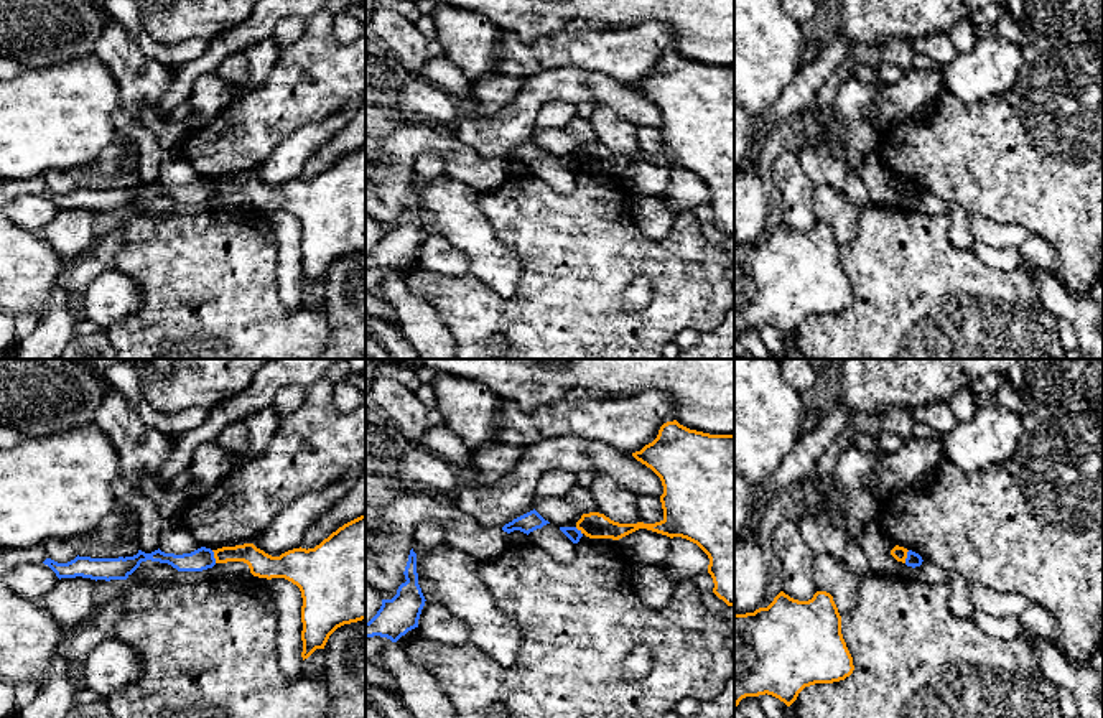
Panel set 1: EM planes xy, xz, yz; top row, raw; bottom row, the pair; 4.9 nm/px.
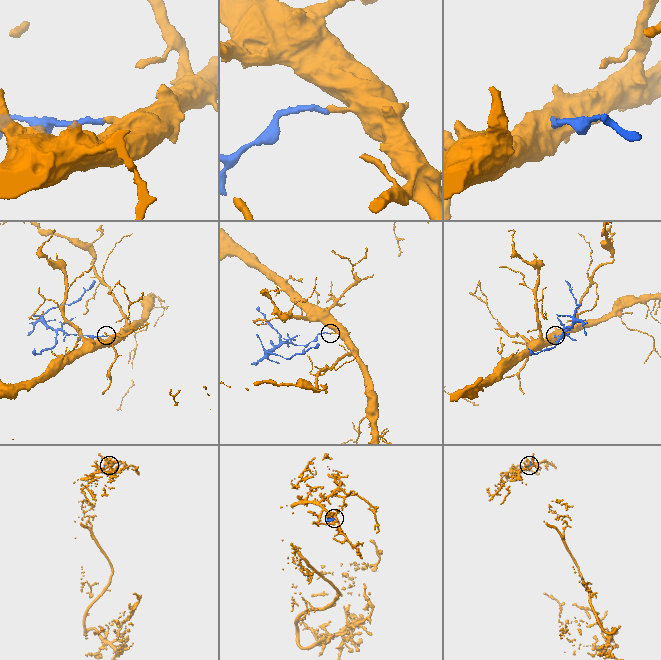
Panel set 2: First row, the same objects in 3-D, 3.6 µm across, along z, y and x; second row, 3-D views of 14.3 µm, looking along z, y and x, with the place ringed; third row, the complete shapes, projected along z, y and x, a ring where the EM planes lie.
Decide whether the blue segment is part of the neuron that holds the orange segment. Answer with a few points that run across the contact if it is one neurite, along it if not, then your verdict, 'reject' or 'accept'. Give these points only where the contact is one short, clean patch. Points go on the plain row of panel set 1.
line xy (211, 181), (216, 193); reject

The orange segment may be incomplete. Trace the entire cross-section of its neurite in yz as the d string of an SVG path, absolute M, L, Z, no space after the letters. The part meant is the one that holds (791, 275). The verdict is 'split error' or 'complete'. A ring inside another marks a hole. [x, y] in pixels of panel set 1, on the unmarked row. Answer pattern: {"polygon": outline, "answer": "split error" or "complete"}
{"polygon": "M780 222L767 239L734 245L734 338L746 328L766 324L790 338L805 318L845 311L853 301L841 247L826 222L817 222L808 232Z", "answer": "complete"}

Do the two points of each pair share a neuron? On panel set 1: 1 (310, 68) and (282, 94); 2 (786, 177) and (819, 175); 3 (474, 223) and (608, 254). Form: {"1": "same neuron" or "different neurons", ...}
{"1": "same neuron", "2": "different neurons", "3": "different neurons"}

